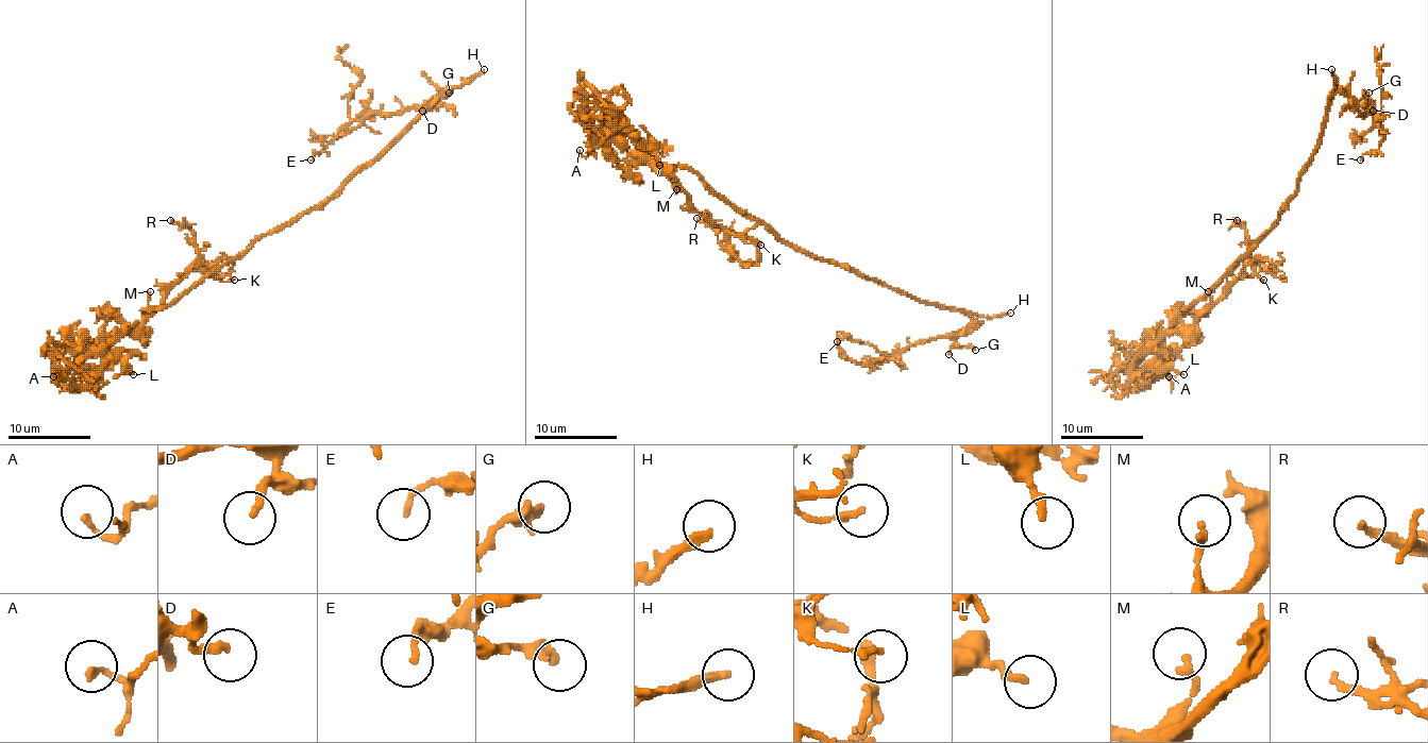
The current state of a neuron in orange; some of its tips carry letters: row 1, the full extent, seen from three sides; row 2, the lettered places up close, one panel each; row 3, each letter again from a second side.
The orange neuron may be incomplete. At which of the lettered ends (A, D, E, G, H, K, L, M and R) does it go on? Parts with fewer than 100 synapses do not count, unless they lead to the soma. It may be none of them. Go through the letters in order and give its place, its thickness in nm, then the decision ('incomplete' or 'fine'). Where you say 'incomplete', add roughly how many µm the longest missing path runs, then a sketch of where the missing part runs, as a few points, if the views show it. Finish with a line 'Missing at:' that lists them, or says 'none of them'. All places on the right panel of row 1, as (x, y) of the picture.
A: place (1169, 376); calibre 170 nm; fine
D: place (1373, 111); calibre 240 nm; fine
E: place (1360, 159); calibre 160 nm; fine
G: place (1368, 93); calibre 320 nm; fine
H: place (1331, 69); calibre 240 nm; incomplete; missing 45 µm
K: place (1263, 280); calibre 170 nm; fine
L: place (1183, 374); calibre 200 nm; fine
M: place (1208, 291); calibre 200 nm; fine
R: place (1237, 220); calibre 170 nm; fine
Missing at: H

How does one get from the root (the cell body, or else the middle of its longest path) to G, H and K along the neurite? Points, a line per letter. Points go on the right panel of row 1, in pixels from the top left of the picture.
G: (1282, 212), (1320, 141), (1327, 102), (1338, 93), (1346, 93), (1362, 104), (1368, 93)
H: (1282, 212), (1320, 141), (1327, 102), (1336, 88), (1331, 69)
K: (1282, 212), (1208, 291), (1186, 308), (1208, 310), (1247, 265), (1252, 265), (1261, 282), (1263, 280)

